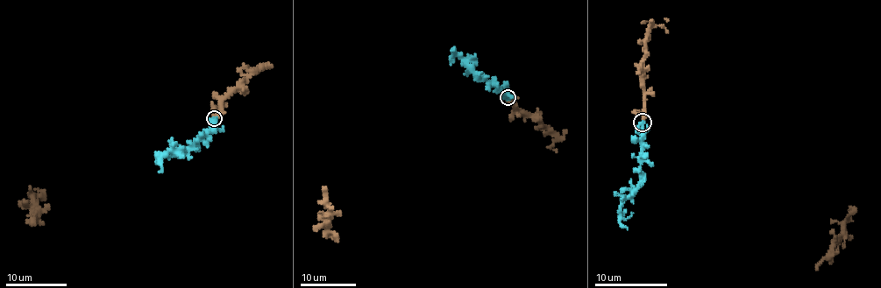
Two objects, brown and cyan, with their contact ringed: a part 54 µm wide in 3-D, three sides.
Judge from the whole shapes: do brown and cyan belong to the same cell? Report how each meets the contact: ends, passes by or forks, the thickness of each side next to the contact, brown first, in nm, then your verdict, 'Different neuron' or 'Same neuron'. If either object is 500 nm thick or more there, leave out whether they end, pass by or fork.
At the ring brown ends. At the ring cyan ends. Thickness 400 nm (brown) against 360 nm. Same neuron

